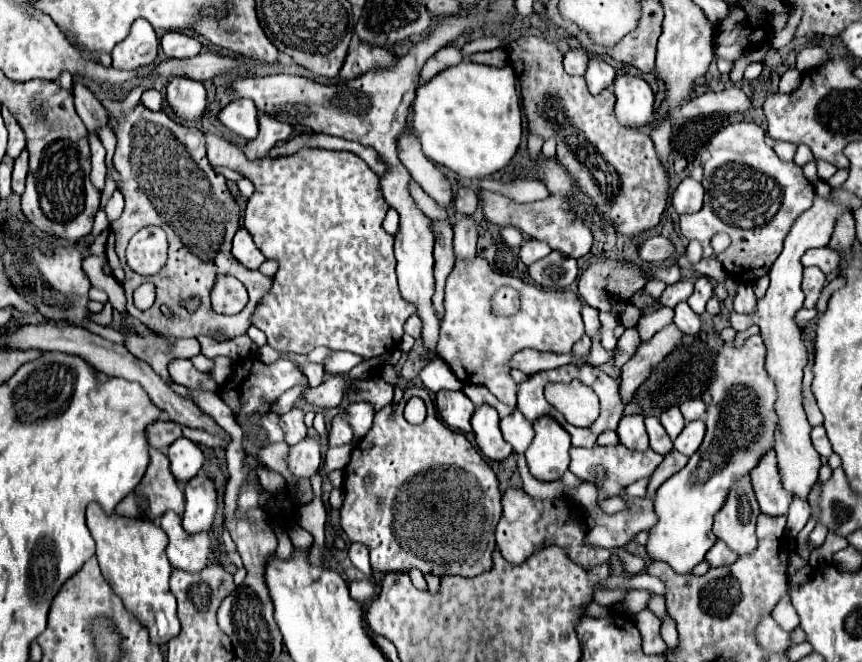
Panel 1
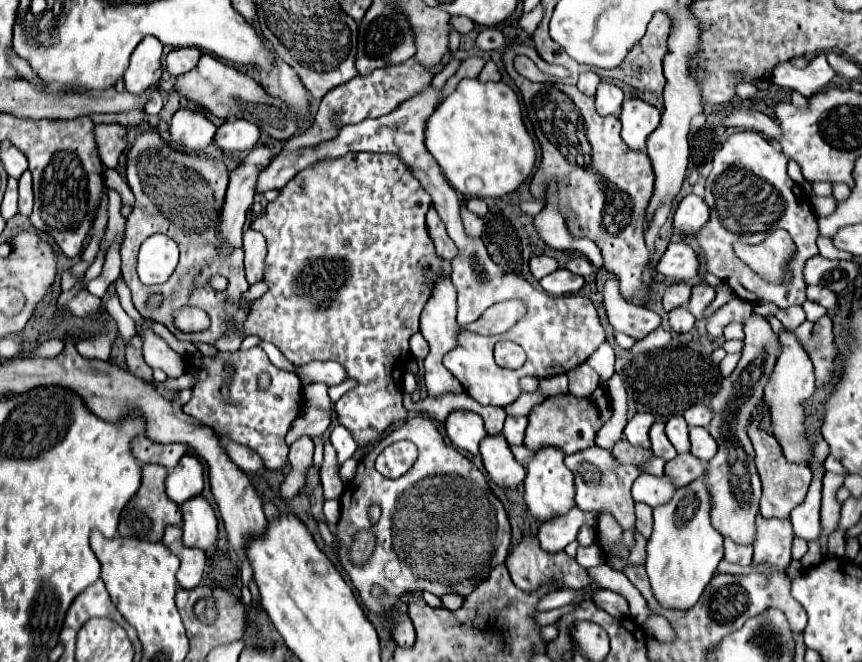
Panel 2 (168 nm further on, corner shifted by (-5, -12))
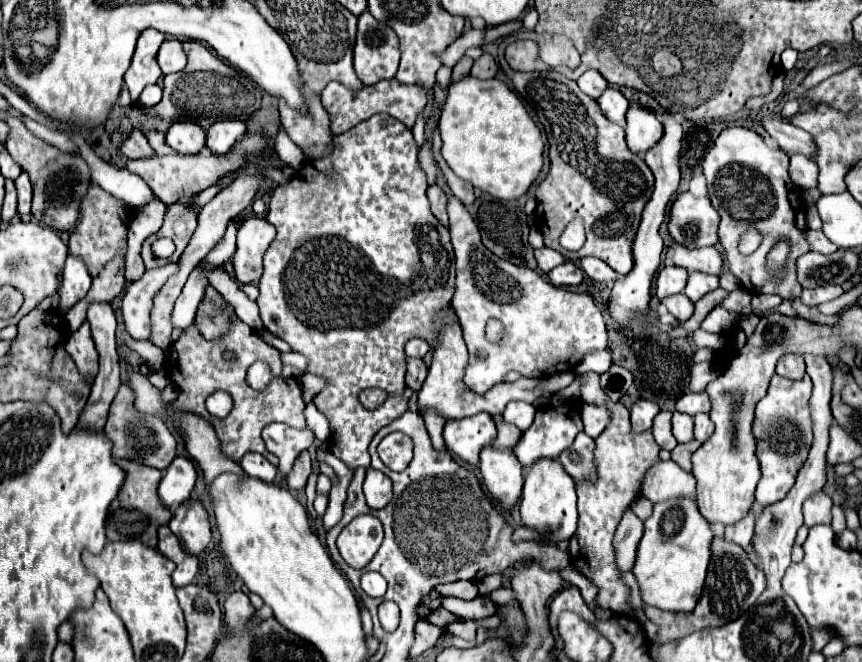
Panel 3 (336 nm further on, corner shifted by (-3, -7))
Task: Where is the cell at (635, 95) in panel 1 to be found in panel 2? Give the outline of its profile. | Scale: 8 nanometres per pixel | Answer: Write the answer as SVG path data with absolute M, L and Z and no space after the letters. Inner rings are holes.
M631 98L623 102L623 112L619 120L623 124L621 138L625 140L625 144L633 150L645 152L647 136L659 126L661 112L641 98Z

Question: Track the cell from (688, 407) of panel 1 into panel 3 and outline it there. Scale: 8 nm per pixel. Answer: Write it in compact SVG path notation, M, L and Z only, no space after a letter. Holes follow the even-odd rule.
M687 393L677 401L677 411L687 413L687 415L697 415L697 413L709 413L711 403L707 393Z

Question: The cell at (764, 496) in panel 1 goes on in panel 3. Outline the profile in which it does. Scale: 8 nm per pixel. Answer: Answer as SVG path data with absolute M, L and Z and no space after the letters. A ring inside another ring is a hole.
M773 375L767 395L757 403L753 435L757 441L757 457L761 463L761 481L755 491L757 503L763 507L781 501L797 479L797 471L805 465L809 447L813 443L813 419L809 409L811 379L805 375L801 381L791 381Z

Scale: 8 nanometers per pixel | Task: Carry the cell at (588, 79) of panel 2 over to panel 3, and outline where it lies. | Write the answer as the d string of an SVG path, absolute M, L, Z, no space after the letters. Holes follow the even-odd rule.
M593 69L585 71L585 73L577 79L577 85L581 87L583 93L587 93L587 95L593 97L593 99L597 99L597 97L609 87L609 83L605 83L603 75L601 75L599 71L593 71Z

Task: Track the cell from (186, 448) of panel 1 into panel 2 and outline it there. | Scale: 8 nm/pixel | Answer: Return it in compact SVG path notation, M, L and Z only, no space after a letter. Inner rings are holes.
M185 454L179 464L167 474L167 496L175 504L199 496L203 490L203 466L193 454Z

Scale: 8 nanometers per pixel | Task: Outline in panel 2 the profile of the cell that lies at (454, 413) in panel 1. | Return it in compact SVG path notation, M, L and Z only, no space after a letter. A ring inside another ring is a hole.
M467 410L451 412L445 422L445 432L455 448L471 454L479 454L479 442L487 436L483 418Z

